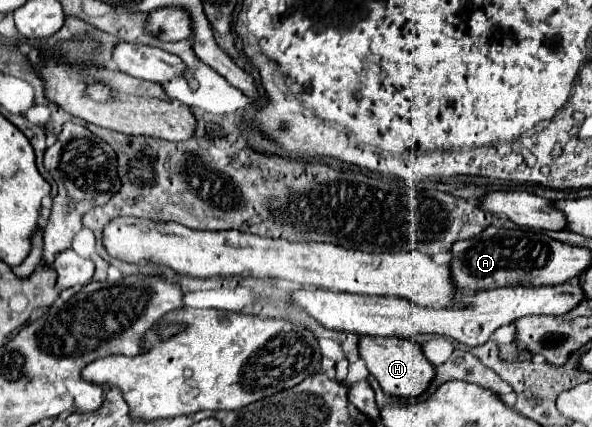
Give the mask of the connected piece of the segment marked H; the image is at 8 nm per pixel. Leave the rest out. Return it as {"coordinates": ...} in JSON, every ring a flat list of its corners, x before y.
{"coordinates":[[364,335,360,337,360,357,366,361,368,371,376,377,380,383,382,391,390,397,420,397,432,383,436,371,424,357,420,345,408,341,408,339,398,339,398,337,370,337]]}

